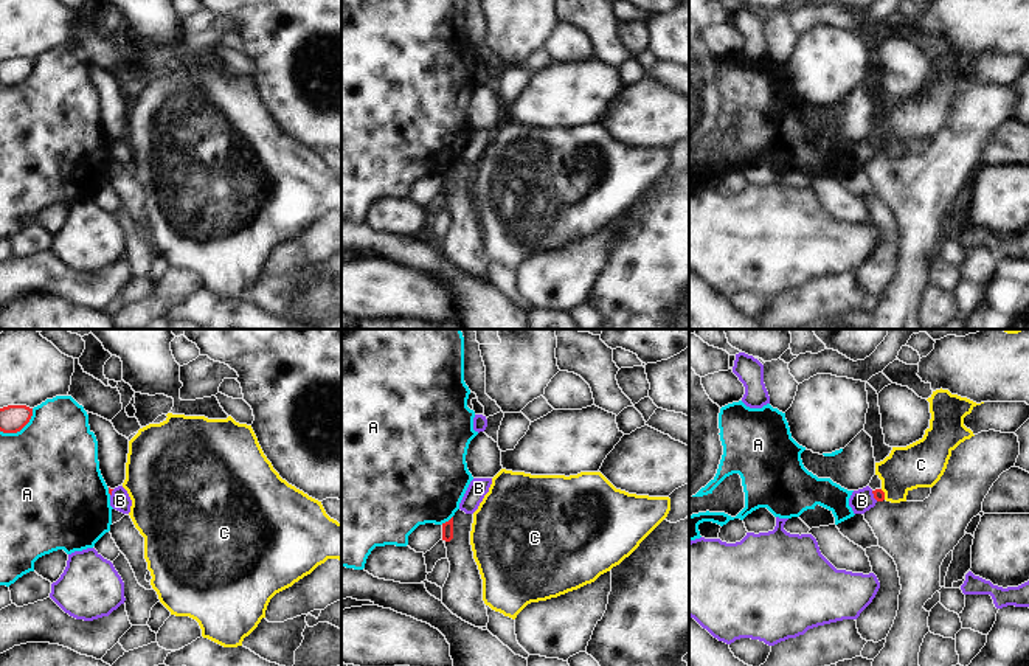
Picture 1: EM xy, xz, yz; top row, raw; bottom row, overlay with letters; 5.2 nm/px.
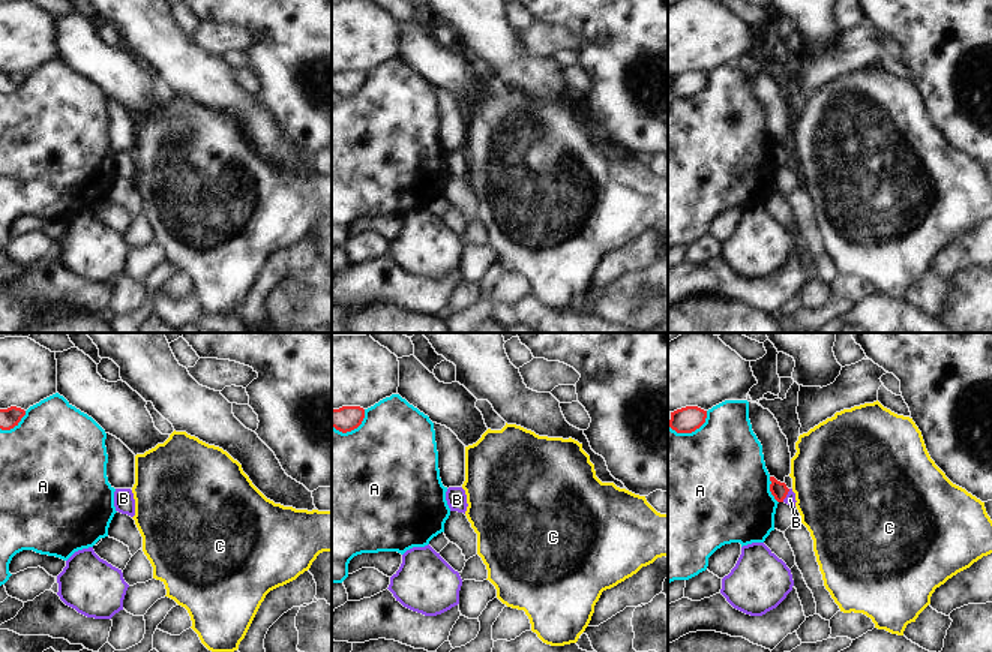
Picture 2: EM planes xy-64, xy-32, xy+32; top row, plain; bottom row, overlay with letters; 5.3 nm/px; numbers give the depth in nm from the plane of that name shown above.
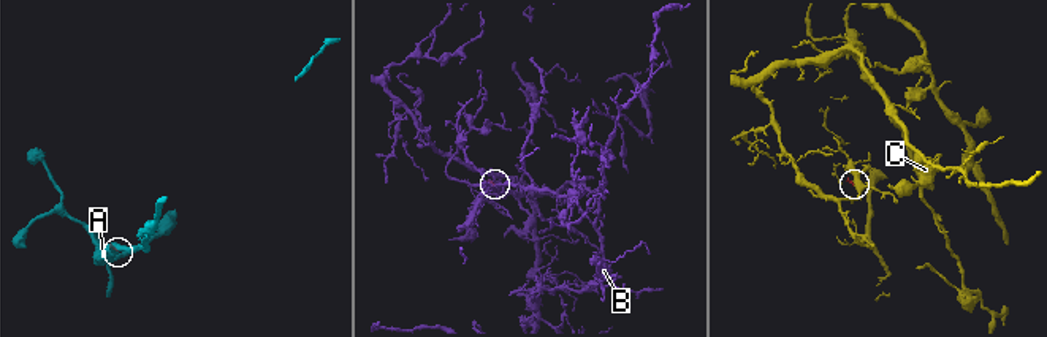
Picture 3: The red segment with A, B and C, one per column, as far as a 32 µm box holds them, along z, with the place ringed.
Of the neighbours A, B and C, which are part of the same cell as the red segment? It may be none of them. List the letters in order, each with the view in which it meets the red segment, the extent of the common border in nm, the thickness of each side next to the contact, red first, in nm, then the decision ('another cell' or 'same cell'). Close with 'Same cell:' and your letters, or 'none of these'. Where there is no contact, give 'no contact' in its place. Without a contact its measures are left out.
A: contact in xy; length 220 nm; calibres 140 and 500 nm; another cell
B: contact in yz; length 70 nm; calibres 60 and 120 nm; another cell
C: contact in yz; length 60 nm; calibres 60 and 240 nm; another cell
Same cell: none of these

